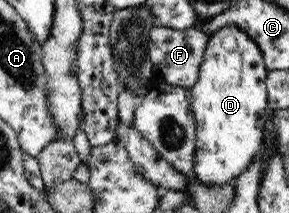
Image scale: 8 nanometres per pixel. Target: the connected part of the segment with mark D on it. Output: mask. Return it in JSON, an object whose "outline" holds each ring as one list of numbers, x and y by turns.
{"outline":[[237,24,214,31,207,42,196,84,190,88,197,124,196,163,191,177,208,187,234,183,253,165,267,121,267,66,261,48]]}

